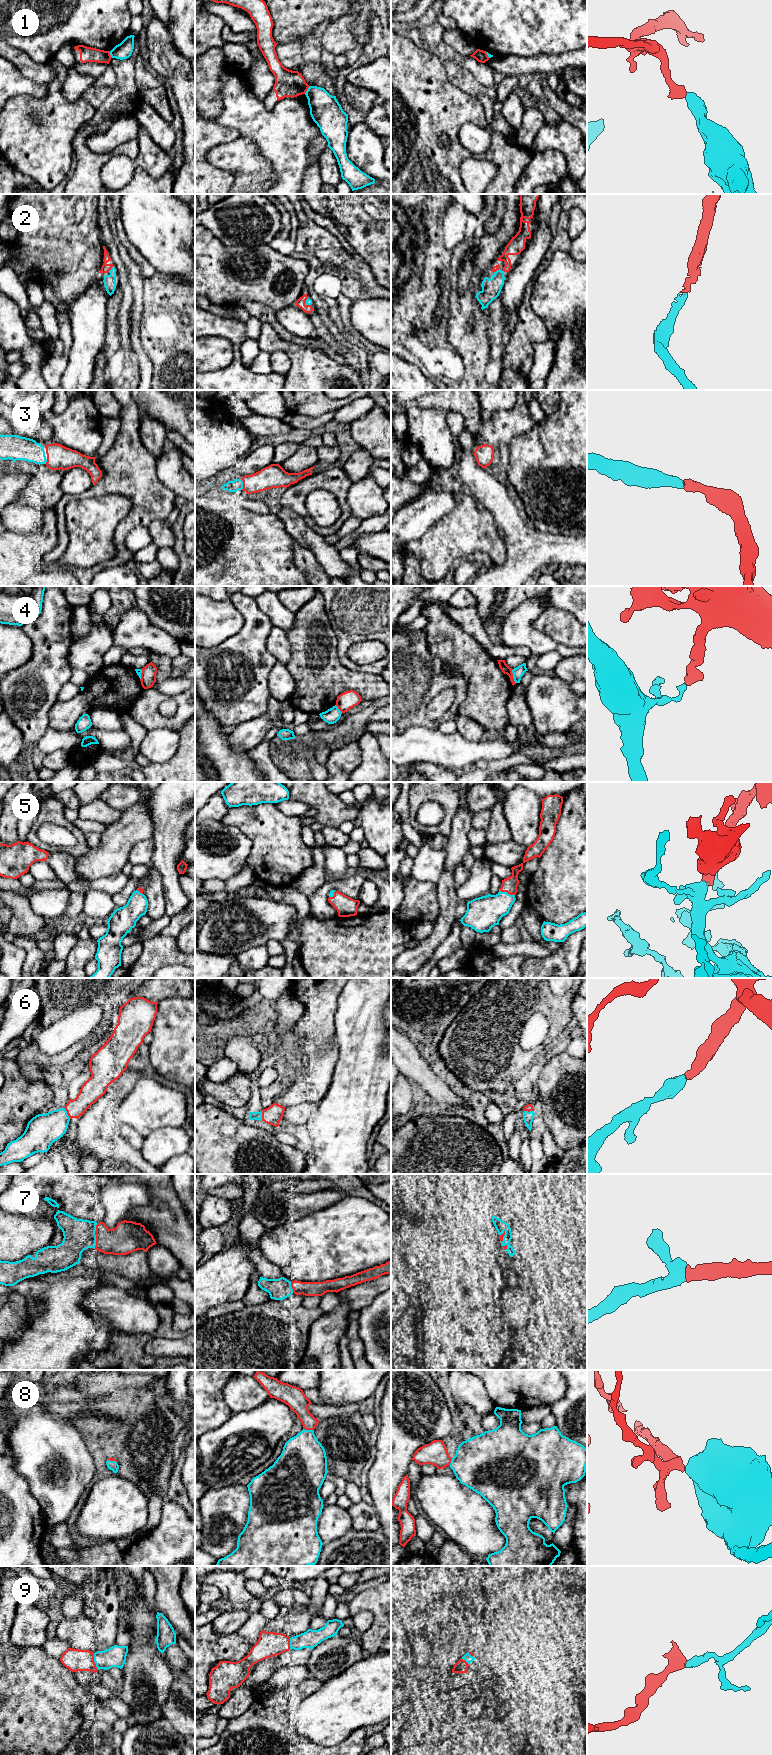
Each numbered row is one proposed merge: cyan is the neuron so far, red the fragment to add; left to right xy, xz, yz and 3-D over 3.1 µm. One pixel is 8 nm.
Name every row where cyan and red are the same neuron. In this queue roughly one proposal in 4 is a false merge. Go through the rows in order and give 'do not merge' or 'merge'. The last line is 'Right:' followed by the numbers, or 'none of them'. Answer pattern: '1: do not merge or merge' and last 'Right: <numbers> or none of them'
1: do not merge
2: merge
3: merge
4: do not merge
5: merge
6: merge
7: merge
8: merge
9: merge
Right: 2, 3, 5, 6, 7, 8, 9

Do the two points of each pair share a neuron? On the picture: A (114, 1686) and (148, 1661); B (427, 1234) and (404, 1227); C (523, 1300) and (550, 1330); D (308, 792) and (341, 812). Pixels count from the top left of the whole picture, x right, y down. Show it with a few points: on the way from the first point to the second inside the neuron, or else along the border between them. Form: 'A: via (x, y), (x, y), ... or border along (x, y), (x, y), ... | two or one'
A: border along (120, 1684), (118, 1695) | two
B: border along (412, 1213), (410, 1233), (406, 1246), (402, 1251) | two
C: border along (532, 1299), (529, 1319), (525, 1323) | two
D: via (316, 796), (333, 812) | one

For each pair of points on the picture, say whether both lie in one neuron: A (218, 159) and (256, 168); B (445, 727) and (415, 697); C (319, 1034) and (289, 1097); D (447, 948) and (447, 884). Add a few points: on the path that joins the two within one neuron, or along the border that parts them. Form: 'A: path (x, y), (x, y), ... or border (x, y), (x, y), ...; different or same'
A: path (227, 159), (243, 159), (247, 163); same
B: border (453, 718), (442, 721), (437, 728); different
C: path (313, 1050), (313, 1074), (305, 1082); same
D: border (455, 914), (451, 931), (432, 954); different

